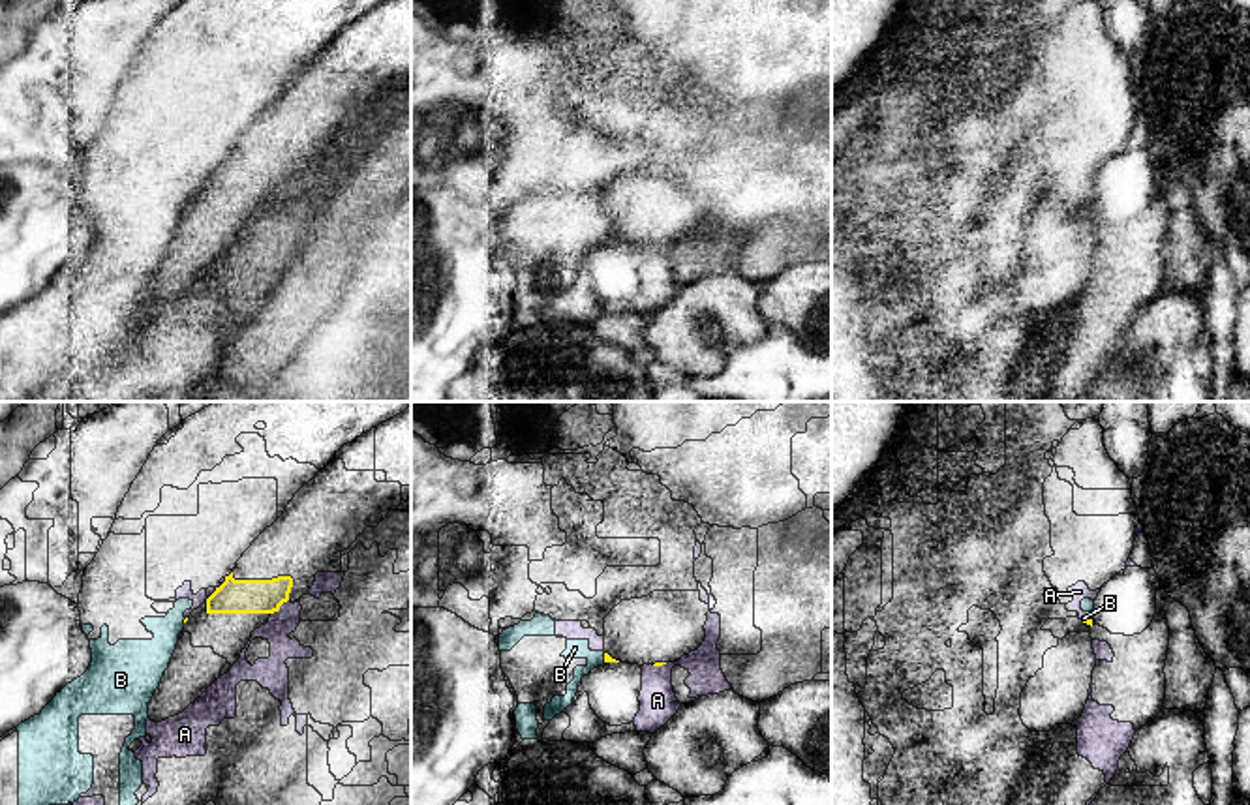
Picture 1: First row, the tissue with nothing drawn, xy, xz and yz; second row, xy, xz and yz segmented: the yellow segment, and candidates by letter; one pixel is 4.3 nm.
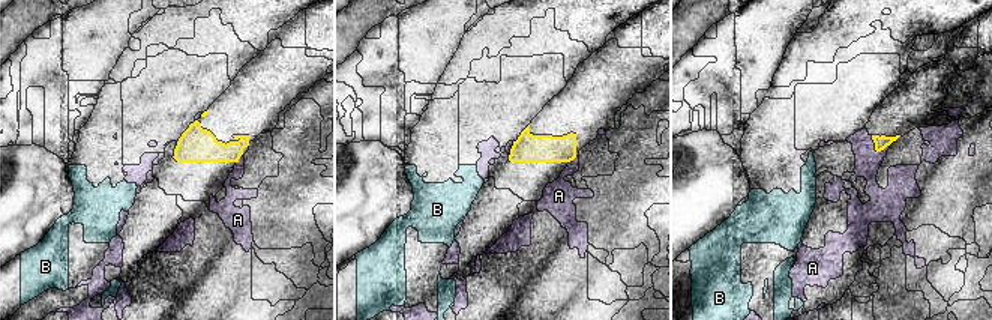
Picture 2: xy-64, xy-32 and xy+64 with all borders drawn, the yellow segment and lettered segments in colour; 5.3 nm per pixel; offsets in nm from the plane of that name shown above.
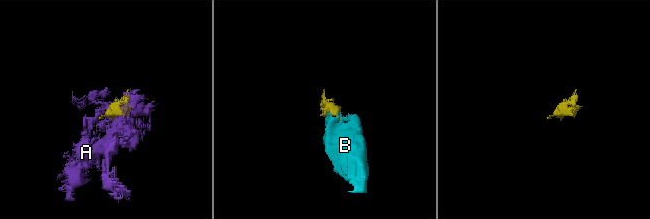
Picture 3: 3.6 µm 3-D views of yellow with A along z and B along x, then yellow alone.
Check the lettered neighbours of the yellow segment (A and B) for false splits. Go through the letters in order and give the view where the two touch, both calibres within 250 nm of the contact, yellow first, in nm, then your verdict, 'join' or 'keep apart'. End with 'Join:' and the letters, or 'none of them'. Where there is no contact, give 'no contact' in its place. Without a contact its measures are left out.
A: xy | 140/120 nm | keep apart
B: yz | 30/20 nm | keep apart
Join: none of them

